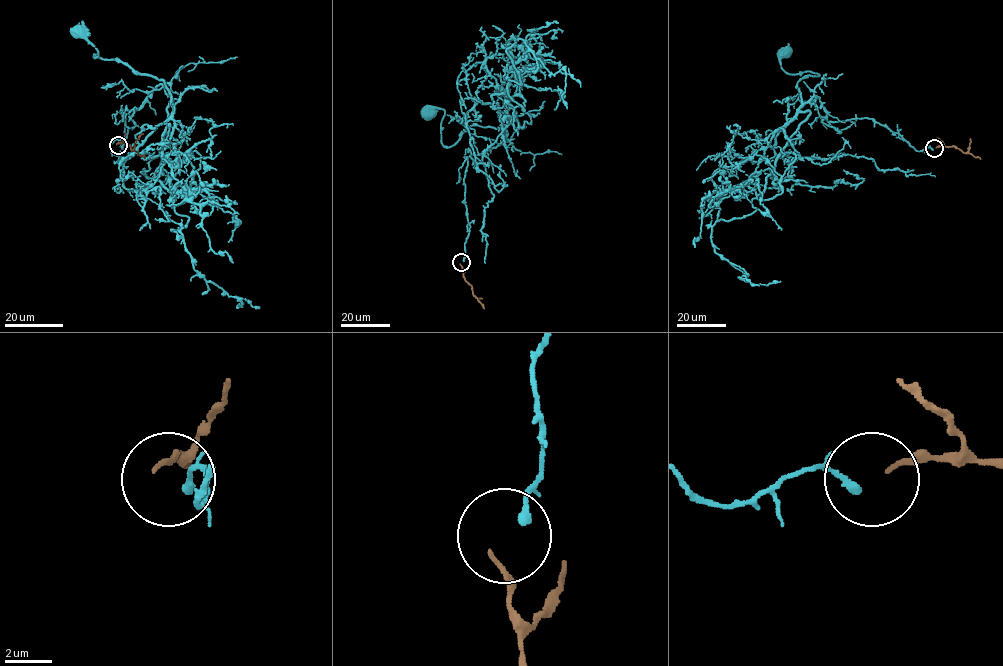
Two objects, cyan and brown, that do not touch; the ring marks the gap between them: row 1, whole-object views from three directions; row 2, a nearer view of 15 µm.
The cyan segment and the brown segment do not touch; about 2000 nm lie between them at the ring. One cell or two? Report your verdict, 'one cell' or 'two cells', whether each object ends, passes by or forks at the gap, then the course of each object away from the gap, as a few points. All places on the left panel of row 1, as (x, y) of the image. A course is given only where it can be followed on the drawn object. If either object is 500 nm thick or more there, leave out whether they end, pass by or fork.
two cells; cyan ends there; brown ends there; cyan runs (120, 146), (128, 127), (120, 110), (136, 110), (170, 85), (94, 57), (82, 31); brown runs (117, 144), (125, 142), (131, 150), (145, 158)

